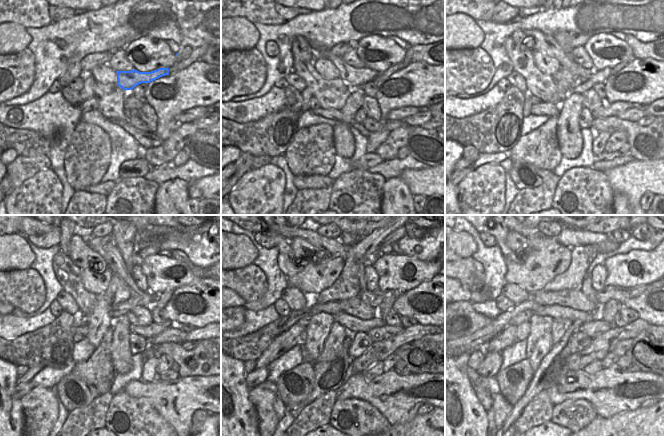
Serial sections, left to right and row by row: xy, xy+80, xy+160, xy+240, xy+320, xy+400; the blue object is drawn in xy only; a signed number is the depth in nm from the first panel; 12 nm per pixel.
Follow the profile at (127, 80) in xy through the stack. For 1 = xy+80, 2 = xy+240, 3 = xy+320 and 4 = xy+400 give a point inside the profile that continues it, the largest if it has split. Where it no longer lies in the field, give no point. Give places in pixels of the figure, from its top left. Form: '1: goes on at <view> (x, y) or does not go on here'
1: goes on at xy+80 (355, 78)
2: goes on at xy+240 (82, 255)
3: goes on at xy+320 (304, 252)
4: goes on at xy+400 (516, 242)

